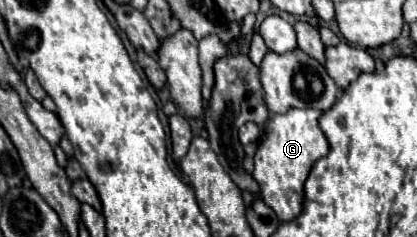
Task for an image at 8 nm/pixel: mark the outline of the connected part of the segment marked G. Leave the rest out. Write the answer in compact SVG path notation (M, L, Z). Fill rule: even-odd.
M289 109L283 115L273 115L261 135L259 147L255 151L255 171L253 179L259 185L261 199L277 213L281 221L291 221L301 213L303 207L303 183L319 157L329 153L329 143L321 135L319 127L321 113L317 109Z

